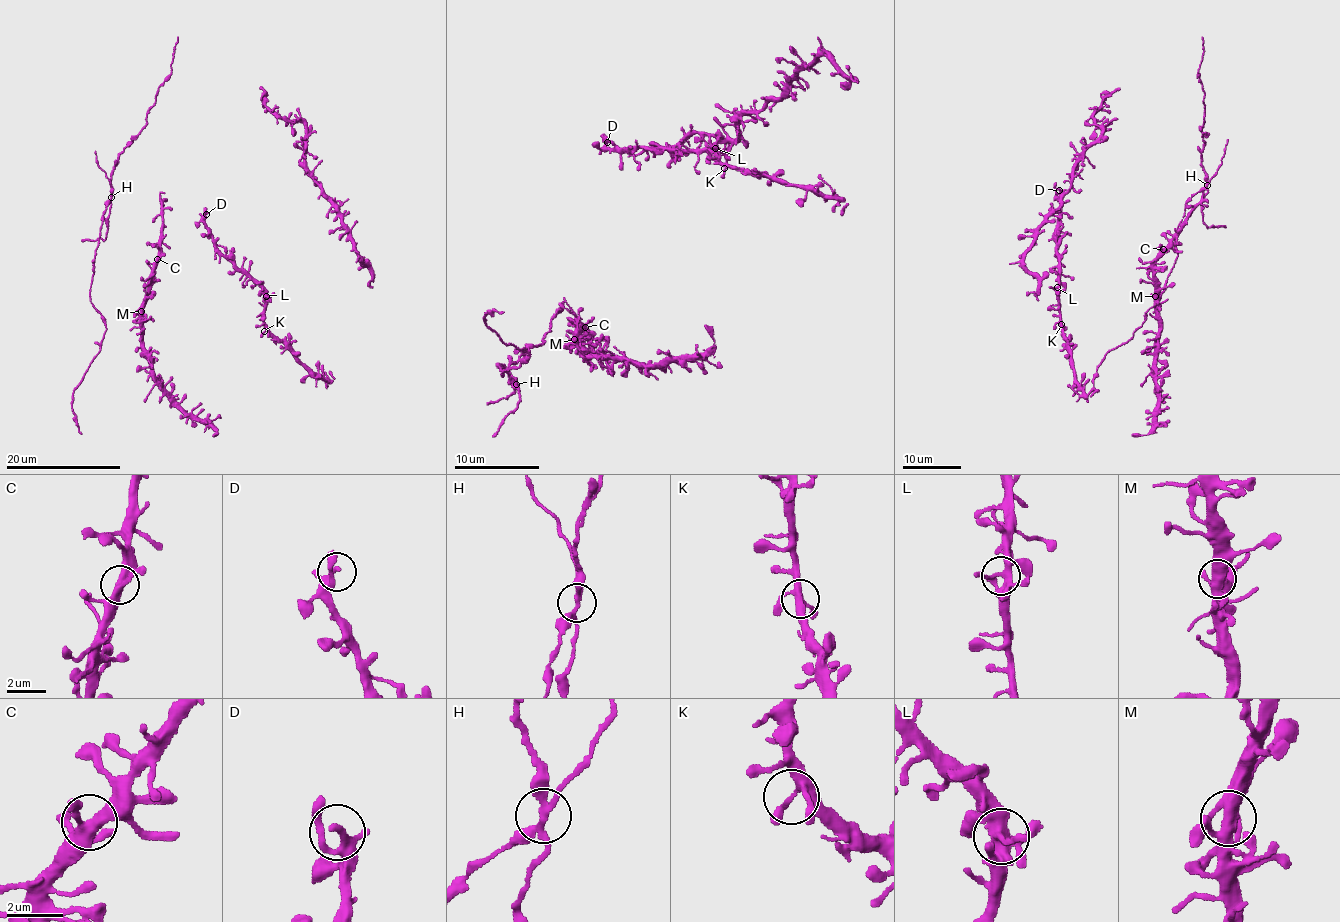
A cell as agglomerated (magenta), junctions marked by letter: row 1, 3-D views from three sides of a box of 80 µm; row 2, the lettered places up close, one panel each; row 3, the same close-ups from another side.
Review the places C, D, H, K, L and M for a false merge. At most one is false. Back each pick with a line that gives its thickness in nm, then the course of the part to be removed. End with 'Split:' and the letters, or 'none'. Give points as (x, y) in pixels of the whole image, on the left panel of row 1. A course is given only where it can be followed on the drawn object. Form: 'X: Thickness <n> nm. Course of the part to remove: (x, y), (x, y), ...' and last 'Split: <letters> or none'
H: Thickness 240 nm. Course of the part to remove: (111, 197), (112, 168), (118, 155), (147, 121), (147, 111), (154, 103), (164, 79), (171, 72), (178, 37)
Split: H

